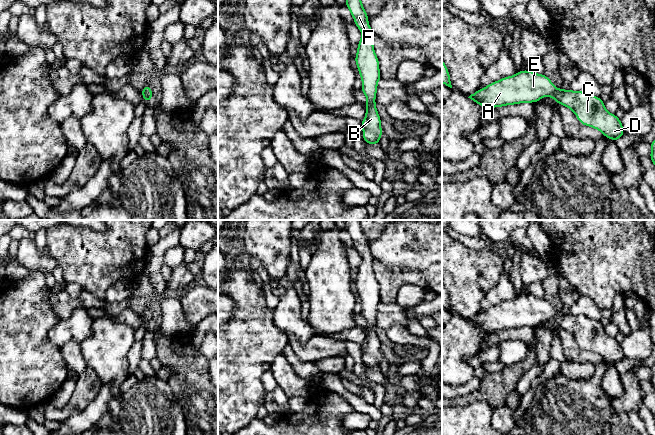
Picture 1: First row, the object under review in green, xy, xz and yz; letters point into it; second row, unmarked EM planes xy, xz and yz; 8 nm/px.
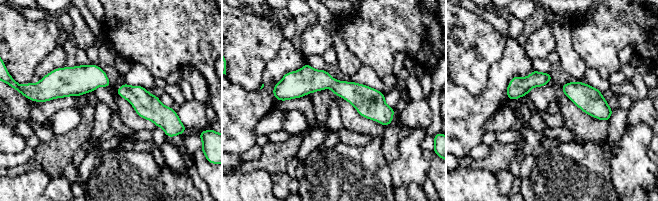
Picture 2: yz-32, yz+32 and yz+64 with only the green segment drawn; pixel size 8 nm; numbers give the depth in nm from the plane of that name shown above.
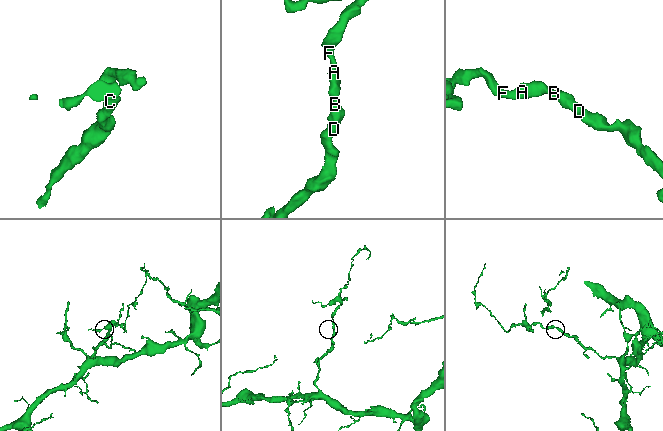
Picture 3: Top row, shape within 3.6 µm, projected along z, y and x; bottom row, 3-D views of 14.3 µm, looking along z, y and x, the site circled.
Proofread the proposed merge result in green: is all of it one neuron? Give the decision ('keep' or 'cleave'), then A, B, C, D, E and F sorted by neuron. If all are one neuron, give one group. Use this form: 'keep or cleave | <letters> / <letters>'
keep | A B C D E F

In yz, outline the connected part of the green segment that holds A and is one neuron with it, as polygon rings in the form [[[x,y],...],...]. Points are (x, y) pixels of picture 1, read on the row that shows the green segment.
[[[521,70],[513,76],[490,83],[468,98],[481,106],[494,108],[523,102],[534,103],[544,96],[551,96],[556,103],[570,108],[581,124],[598,129],[613,141],[625,134],[621,120],[605,109],[599,97],[583,91],[557,89],[544,74],[536,74],[531,70]]]

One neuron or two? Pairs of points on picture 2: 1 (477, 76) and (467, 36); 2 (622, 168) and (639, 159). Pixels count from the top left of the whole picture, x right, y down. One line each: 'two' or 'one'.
1: one
2: one

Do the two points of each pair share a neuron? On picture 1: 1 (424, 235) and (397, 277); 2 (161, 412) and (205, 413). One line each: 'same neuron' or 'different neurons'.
1: different neurons
2: different neurons

